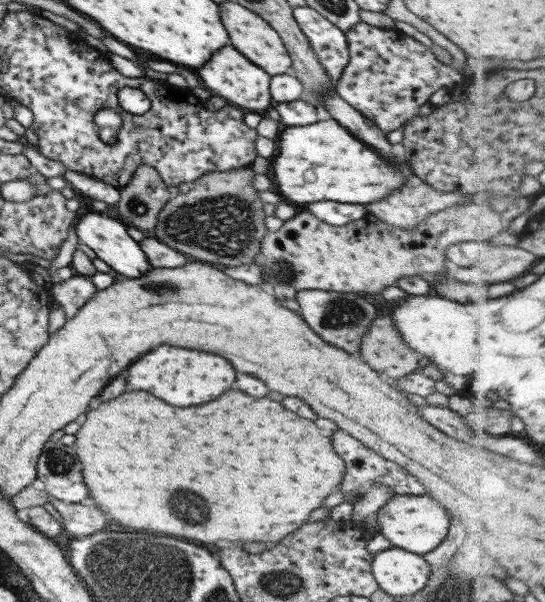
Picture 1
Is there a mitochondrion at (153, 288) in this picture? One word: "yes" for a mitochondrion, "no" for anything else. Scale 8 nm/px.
yes

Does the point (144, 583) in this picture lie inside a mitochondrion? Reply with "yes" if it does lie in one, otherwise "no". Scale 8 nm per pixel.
yes

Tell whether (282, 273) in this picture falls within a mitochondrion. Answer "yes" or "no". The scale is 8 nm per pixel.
yes

